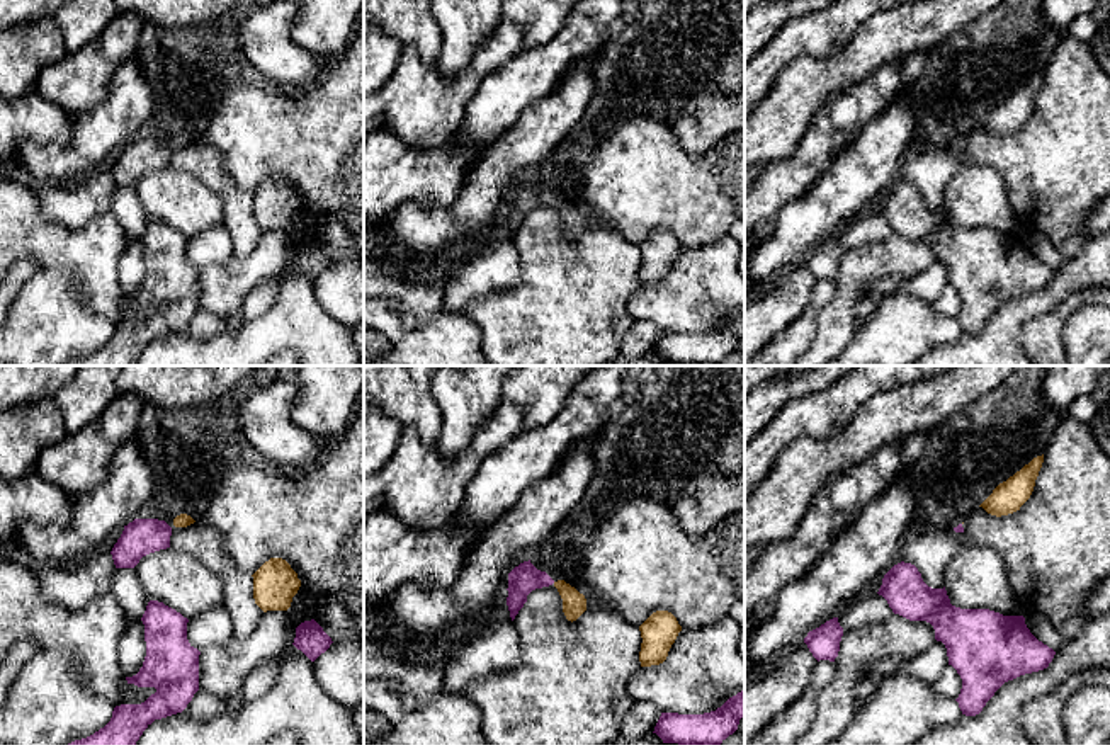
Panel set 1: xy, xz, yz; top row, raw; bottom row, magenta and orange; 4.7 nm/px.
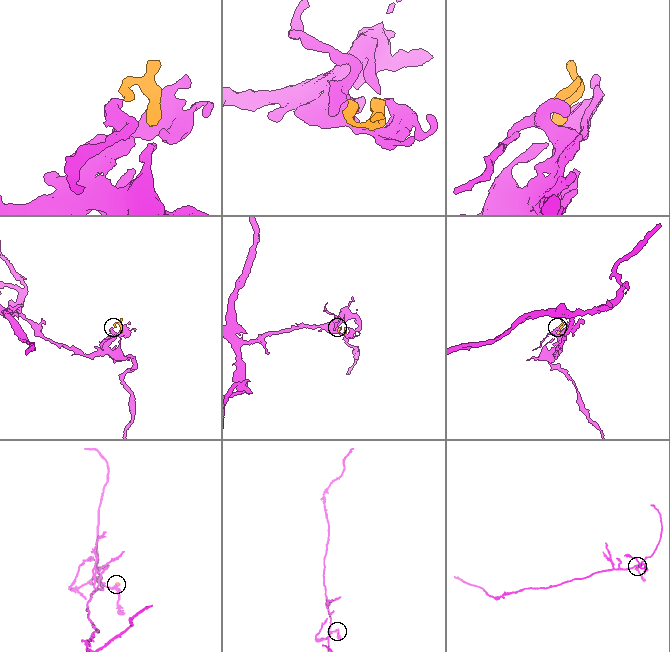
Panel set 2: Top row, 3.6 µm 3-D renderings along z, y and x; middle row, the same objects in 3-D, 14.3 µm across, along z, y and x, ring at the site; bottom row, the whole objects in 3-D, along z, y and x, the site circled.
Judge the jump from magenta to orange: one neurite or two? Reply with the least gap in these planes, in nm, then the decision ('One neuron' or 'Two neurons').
Distance 0 nm. One neuron

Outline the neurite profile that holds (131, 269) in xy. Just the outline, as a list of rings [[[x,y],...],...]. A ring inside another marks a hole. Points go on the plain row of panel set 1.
[[[129,238],[121,252],[117,264],[119,287],[126,296],[133,296],[143,286],[146,276],[144,243],[139,238]]]

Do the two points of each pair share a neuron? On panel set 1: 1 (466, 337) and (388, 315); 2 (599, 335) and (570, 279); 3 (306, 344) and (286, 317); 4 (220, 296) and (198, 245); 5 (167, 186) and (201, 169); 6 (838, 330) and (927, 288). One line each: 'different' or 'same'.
1: same
2: same
3: same
4: different
5: different
6: different

